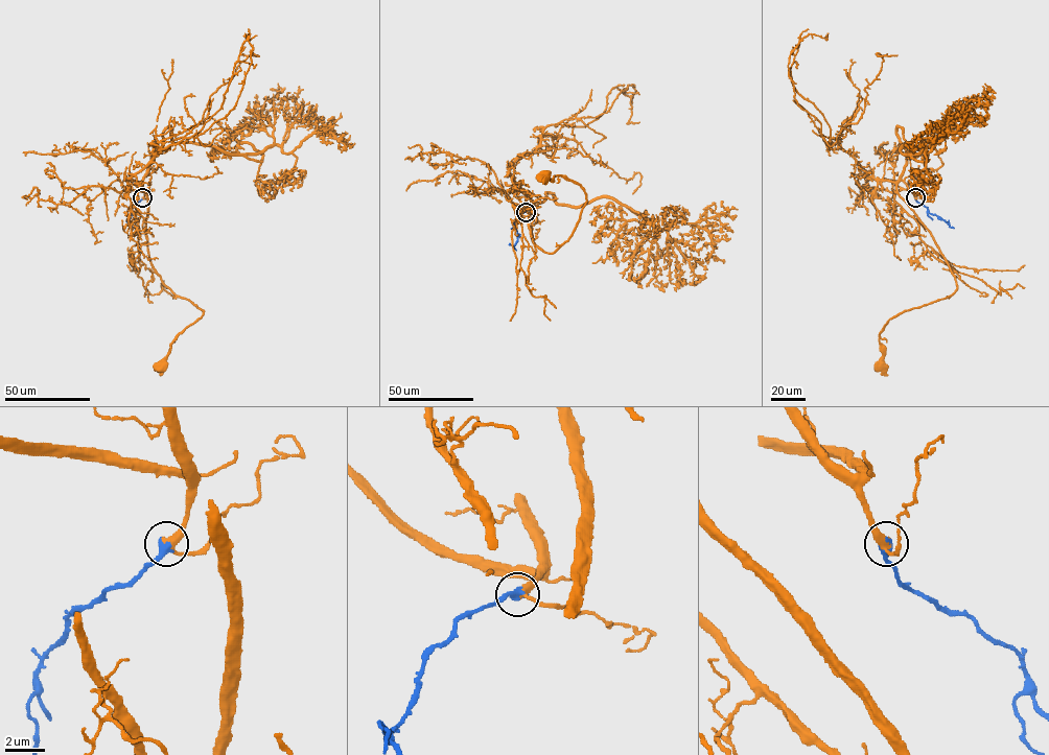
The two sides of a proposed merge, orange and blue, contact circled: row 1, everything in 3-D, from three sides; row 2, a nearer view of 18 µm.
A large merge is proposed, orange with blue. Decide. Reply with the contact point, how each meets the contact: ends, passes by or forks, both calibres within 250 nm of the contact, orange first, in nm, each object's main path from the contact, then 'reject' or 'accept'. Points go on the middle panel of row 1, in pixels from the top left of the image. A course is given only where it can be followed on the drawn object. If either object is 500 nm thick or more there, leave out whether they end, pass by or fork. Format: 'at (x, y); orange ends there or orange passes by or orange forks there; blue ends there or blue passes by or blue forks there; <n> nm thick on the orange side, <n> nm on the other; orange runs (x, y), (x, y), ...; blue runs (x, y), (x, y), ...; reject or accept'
at (526, 212); orange passes by; blue ends there; 320 nm thick on the orange side, 440 nm on the other; orange runs (525, 211), (525, 192), (530, 234), (543, 252), (554, 253), (572, 234), (586, 194), (561, 175), (544, 177); blue runs (525, 211), (514, 223), (518, 235), (513, 248), (516, 250); accept

